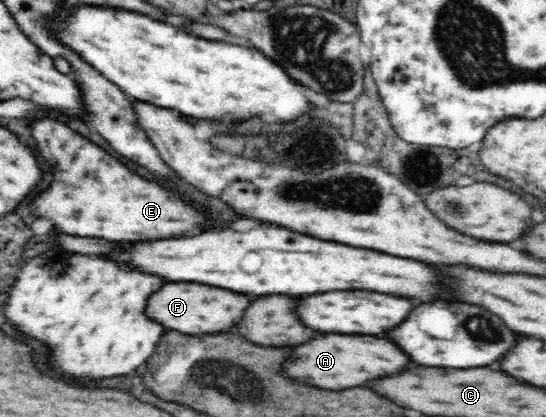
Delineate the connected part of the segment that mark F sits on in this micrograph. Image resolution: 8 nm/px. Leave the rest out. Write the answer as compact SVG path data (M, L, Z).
M170 282L148 300L146 314L154 322L166 326L166 329L172 328L184 334L224 332L230 330L230 324L240 322L250 302L252 302L250 296L236 294L224 288L214 288L208 284L194 284L194 282Z

